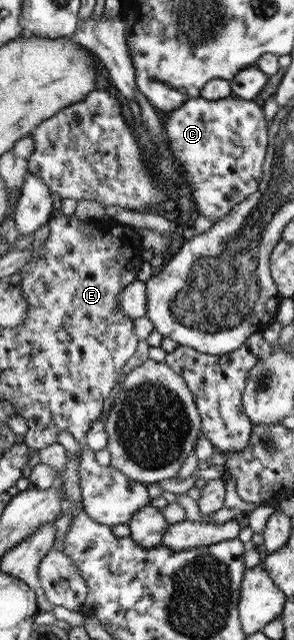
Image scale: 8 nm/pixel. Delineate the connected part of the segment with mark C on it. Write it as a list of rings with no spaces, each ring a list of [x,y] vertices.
[[[201,95],[187,100],[181,108],[167,112],[164,123],[166,135],[171,141],[175,164],[181,167],[181,176],[187,179],[193,189],[195,203],[200,215],[215,224],[222,220],[239,202],[246,201],[258,190],[262,178],[262,167],[268,150],[268,124],[265,112],[254,100],[243,100],[235,96],[209,100]]]

